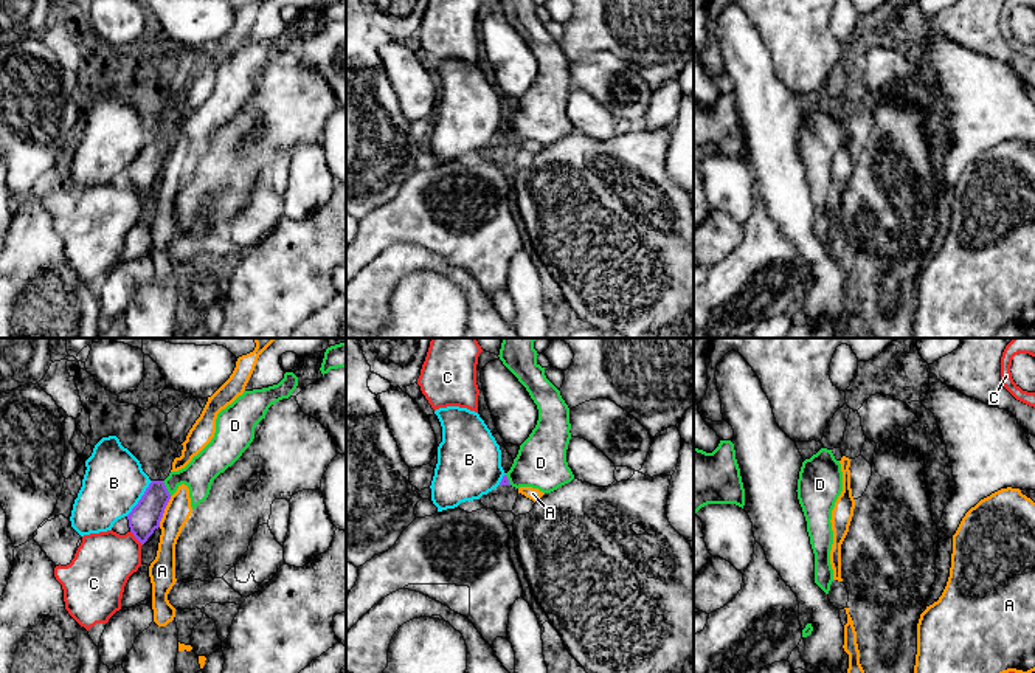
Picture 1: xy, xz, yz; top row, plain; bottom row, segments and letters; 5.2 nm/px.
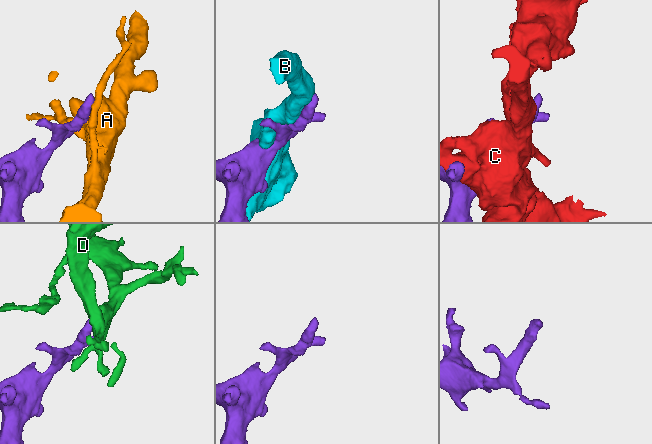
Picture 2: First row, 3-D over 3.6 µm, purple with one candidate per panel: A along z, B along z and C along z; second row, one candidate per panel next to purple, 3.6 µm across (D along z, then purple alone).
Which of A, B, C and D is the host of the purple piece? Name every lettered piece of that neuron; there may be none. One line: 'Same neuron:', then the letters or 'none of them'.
Same neuron: D

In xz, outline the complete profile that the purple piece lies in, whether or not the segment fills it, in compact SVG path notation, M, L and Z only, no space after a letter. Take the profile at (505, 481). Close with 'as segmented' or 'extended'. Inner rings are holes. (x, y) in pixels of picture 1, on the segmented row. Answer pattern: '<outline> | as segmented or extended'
M503 338L498 355L538 409L535 428L520 445L500 485L532 487L551 493L574 479L566 462L571 439L569 408L560 391L546 378L545 368L537 363L534 341L535 338Z | extended

